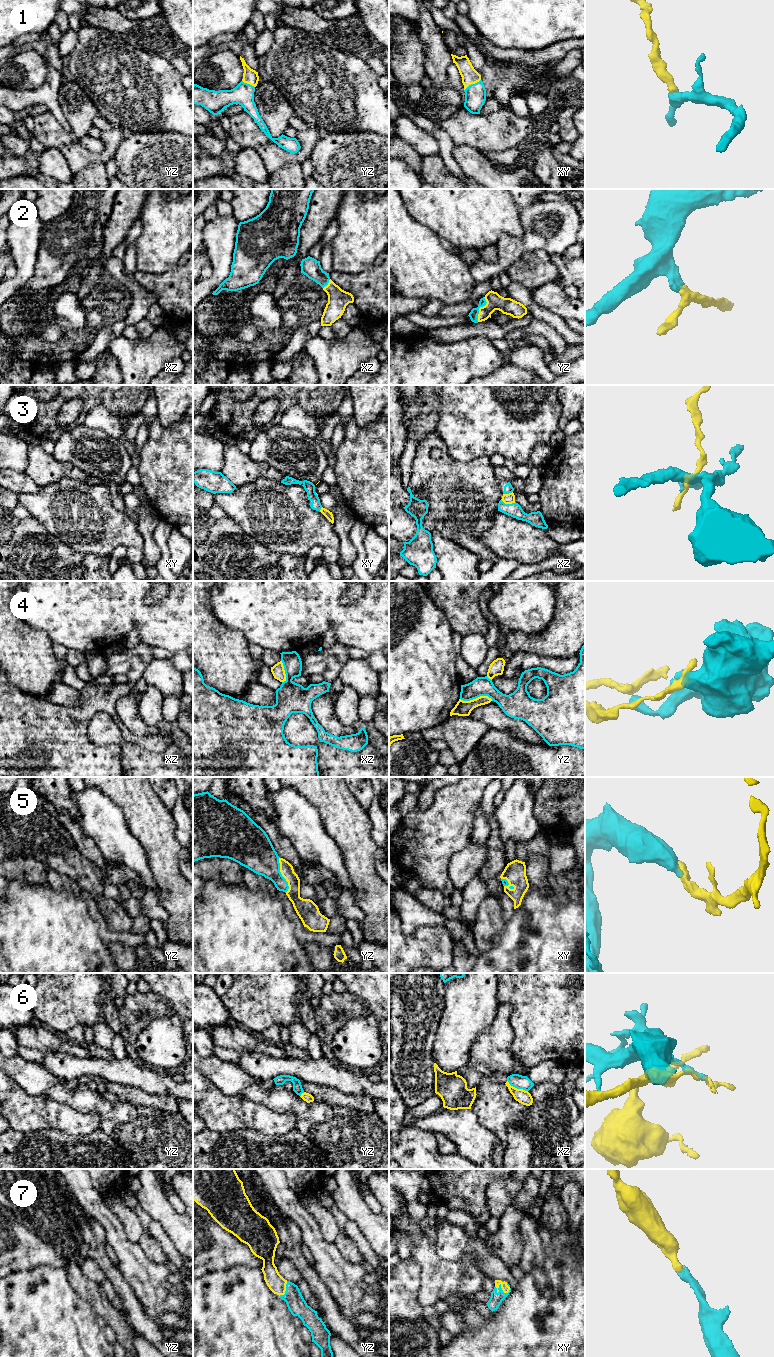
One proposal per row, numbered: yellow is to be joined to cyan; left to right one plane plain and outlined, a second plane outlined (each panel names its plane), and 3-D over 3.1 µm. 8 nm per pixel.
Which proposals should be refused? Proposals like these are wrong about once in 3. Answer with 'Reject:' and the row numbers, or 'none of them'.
Reject: 3, 4, 6

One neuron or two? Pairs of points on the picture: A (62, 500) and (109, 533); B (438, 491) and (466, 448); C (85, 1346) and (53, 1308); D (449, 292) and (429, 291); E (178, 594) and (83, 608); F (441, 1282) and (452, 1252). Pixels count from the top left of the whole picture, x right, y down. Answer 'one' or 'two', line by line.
A: one
B: two
C: one
D: one
E: one
F: two

